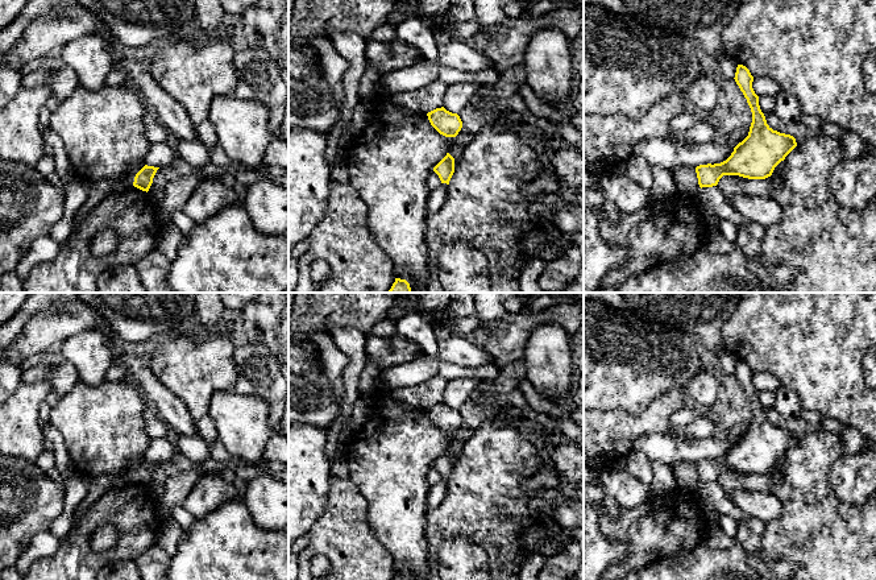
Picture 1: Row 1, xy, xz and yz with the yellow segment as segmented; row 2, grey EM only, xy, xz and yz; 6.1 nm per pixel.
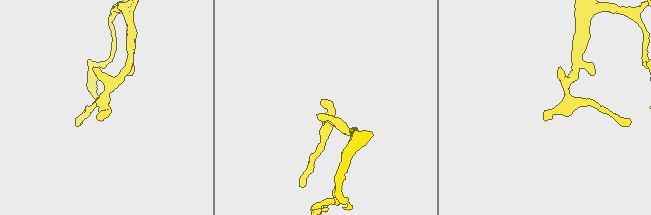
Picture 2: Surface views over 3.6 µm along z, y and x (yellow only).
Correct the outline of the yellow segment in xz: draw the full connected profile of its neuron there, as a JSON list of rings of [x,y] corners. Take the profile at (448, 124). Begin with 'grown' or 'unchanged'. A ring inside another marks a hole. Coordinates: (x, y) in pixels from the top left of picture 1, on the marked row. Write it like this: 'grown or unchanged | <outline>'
unchanged | [[[444,107],[427,113],[431,125],[445,137],[456,137],[462,128],[462,121],[457,113],[447,111]]]

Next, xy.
unchanged | [[[145,165],[134,177],[133,186],[142,190],[149,191],[153,178],[159,167]]]

